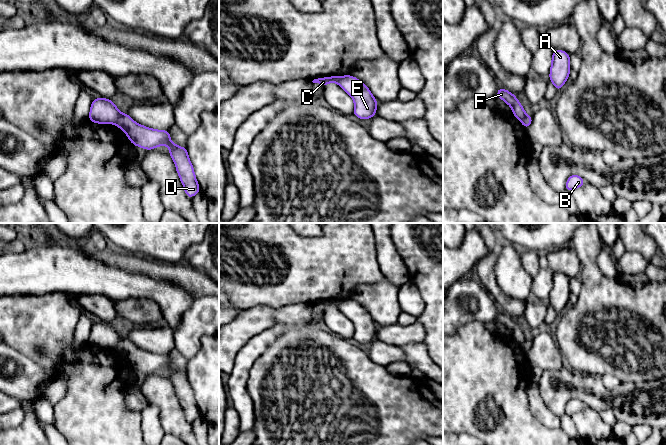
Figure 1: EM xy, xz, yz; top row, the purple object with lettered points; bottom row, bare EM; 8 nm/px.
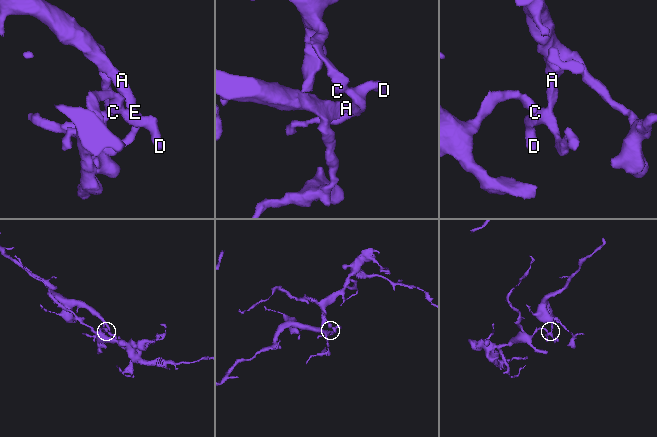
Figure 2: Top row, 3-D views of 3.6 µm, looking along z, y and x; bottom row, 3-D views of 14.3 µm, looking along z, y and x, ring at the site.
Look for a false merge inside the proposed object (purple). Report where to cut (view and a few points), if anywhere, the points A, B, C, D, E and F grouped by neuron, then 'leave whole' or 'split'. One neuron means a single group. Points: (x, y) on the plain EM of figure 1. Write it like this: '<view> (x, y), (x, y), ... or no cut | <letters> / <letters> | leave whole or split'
xy (122, 337), (114, 347) | A B D E / C F | split

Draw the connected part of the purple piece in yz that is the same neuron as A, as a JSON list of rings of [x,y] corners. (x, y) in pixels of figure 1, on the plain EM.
[[[553,274],[549,304],[553,307],[556,315],[559,315],[569,302],[570,278],[564,274]]]

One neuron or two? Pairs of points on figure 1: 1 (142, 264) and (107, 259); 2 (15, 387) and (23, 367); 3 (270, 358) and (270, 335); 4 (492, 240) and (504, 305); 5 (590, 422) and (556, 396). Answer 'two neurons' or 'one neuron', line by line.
1: one neuron
2: one neuron
3: two neurons
4: one neuron
5: two neurons

